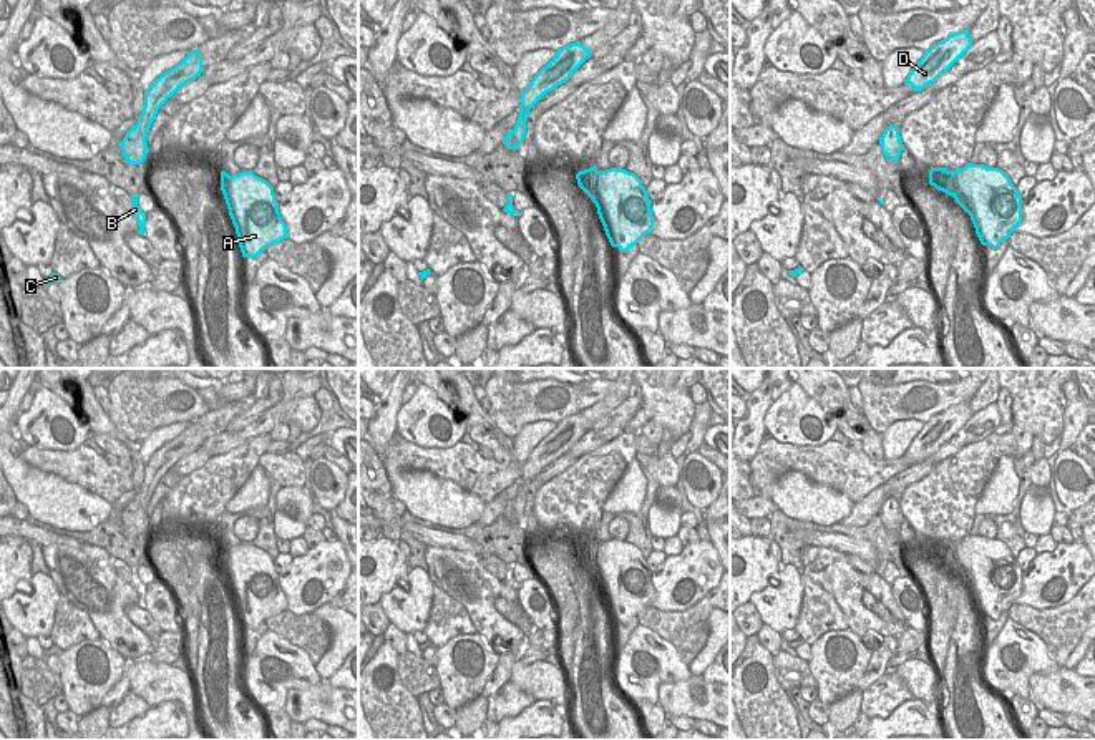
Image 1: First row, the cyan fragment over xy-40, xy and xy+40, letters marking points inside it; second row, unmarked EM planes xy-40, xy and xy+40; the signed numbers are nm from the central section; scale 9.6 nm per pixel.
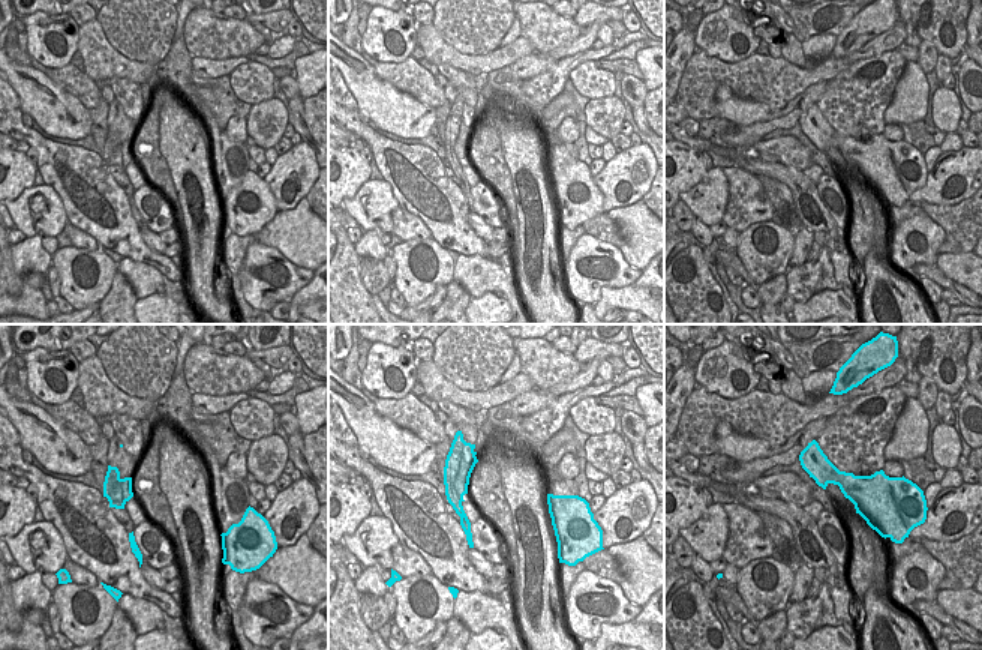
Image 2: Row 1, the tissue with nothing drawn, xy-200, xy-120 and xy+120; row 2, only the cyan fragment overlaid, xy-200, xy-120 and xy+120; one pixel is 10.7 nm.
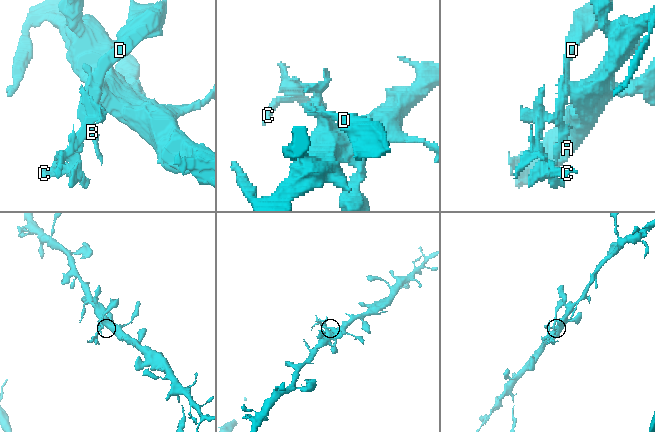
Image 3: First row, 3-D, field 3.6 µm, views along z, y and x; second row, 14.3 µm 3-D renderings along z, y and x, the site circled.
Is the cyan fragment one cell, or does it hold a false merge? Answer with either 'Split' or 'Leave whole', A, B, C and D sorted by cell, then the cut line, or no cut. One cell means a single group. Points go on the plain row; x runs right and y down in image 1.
Split. Groups: A / B C D. Split along xy (513, 501), (513, 511), (518, 520).

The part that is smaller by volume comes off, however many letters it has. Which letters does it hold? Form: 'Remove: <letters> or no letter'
Remove: B, C, D

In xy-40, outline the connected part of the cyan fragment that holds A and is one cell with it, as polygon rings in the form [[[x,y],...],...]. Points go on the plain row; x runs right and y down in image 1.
[[[221,543],[221,562],[236,599],[242,629],[256,630],[269,617],[287,611],[274,559],[252,543],[229,548]]]

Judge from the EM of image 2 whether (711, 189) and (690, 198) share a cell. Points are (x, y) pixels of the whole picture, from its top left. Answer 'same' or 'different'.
same

